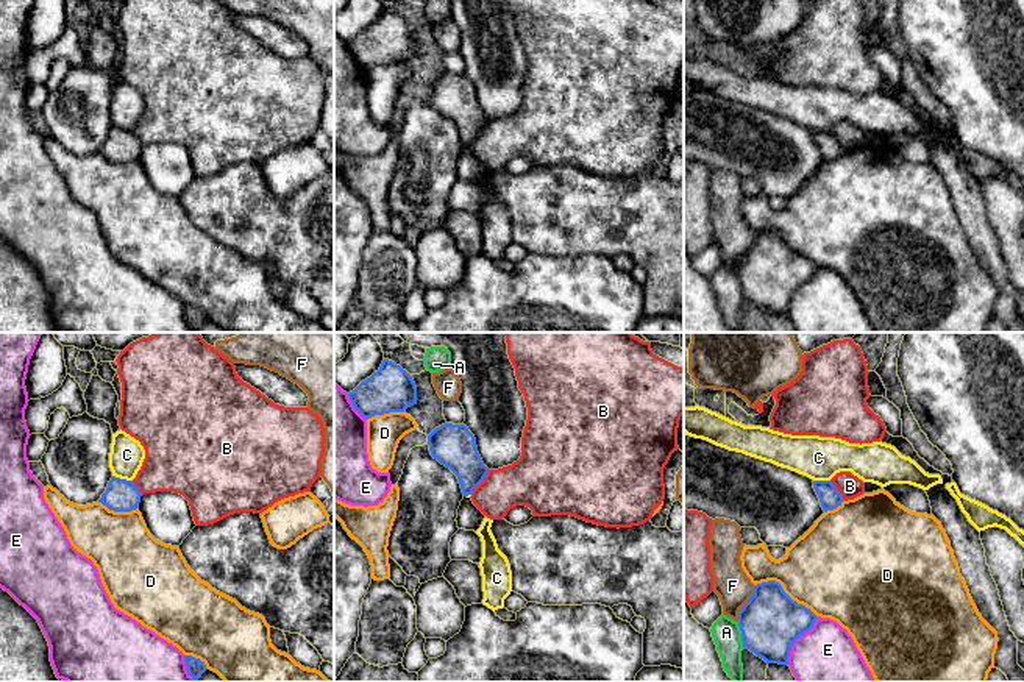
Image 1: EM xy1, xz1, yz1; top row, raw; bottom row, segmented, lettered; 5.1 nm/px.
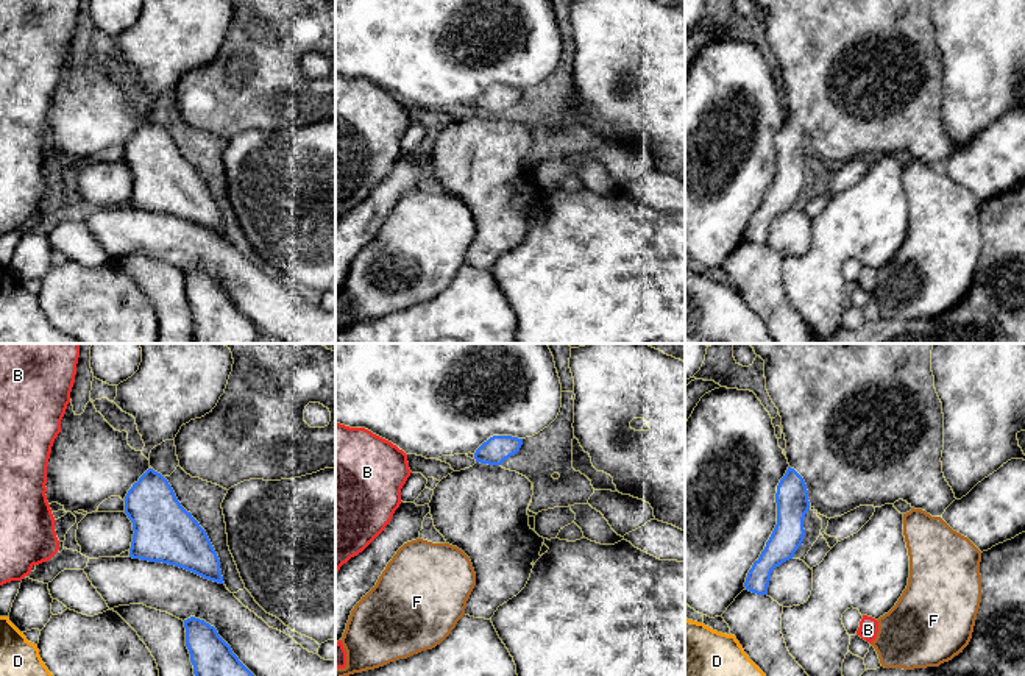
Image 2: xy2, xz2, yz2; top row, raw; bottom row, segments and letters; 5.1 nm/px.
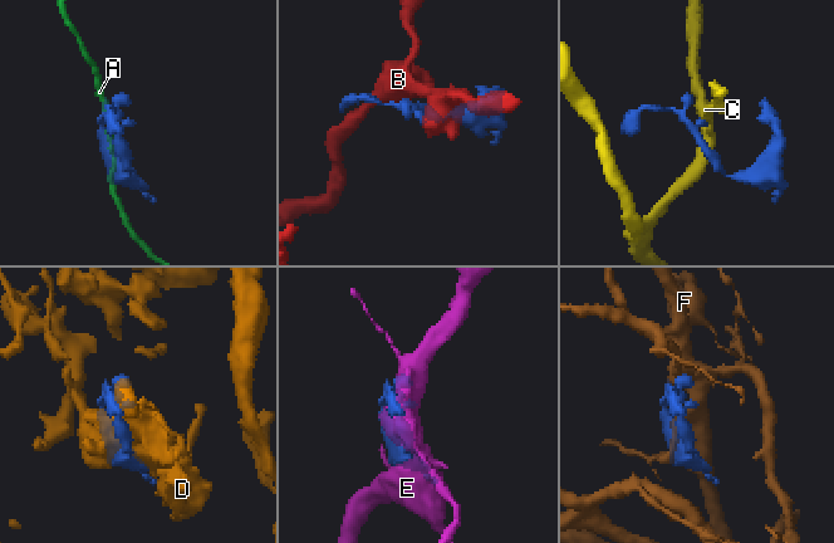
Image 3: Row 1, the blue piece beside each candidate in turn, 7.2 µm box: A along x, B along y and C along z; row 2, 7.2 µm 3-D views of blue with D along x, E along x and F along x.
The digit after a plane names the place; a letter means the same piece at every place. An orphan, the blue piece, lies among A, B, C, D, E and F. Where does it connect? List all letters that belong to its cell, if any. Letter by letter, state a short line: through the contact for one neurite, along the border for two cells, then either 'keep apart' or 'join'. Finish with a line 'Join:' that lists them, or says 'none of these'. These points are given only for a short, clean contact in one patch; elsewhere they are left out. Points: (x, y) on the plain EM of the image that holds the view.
A: keep apart
B: line xz1 (489, 120), (470, 144); keep apart
C: line xy1 (113, 125), (131, 131); keep apart
D: keep apart
E: keep apart
F: keep apart
Join: none of these

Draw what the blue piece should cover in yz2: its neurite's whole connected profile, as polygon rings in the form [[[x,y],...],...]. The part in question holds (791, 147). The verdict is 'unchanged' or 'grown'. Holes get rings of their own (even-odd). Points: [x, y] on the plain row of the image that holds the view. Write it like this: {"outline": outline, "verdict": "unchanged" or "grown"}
{"outline": [[[754,0],[764,11],[766,41],[779,59],[782,67],[783,84],[786,91],[788,120],[780,130],[775,144],[777,175],[766,192],[760,208],[754,212],[747,223],[744,237],[757,245],[768,245],[771,223],[775,217],[794,208],[794,203],[803,192],[805,164],[813,158],[818,164],[835,169],[841,167],[860,156],[881,158],[894,155],[899,150],[906,151],[914,159],[922,159],[931,167],[942,167],[945,159],[956,150],[952,137],[942,123],[942,100],[944,100],[944,64],[942,53],[935,39],[935,27],[931,22],[931,0]]], "verdict": "grown"}

